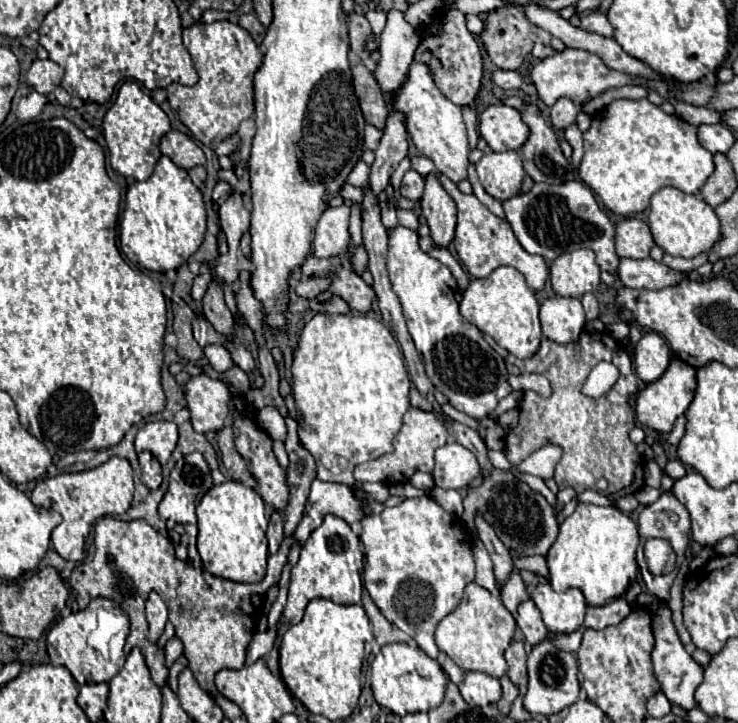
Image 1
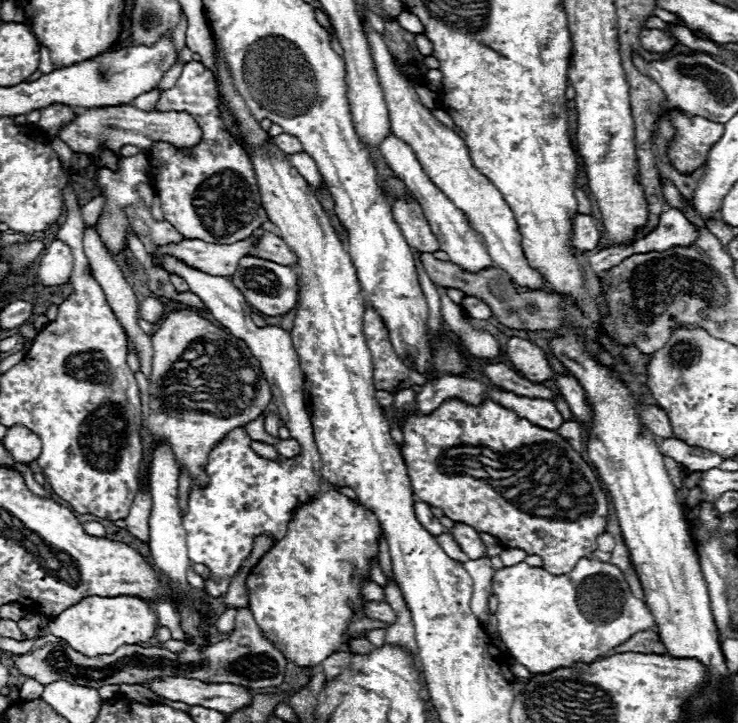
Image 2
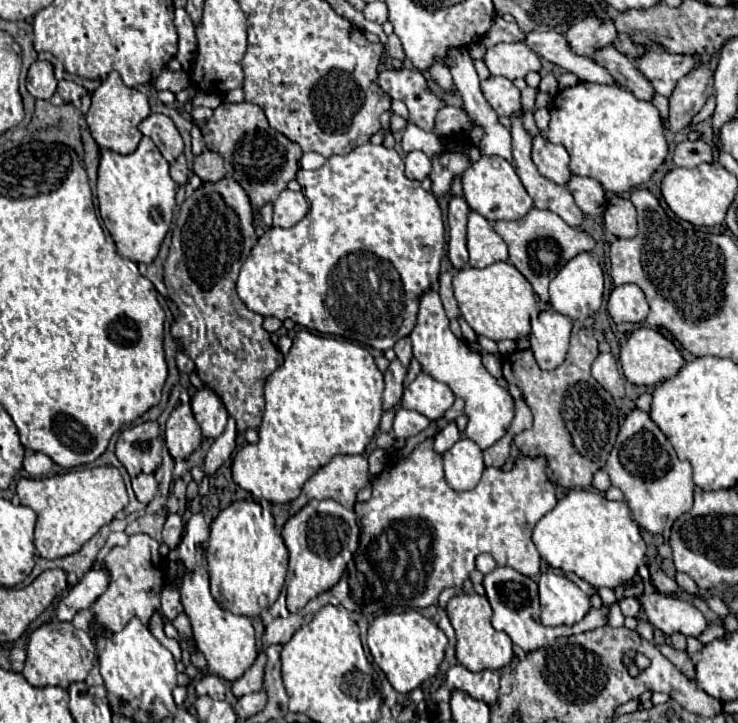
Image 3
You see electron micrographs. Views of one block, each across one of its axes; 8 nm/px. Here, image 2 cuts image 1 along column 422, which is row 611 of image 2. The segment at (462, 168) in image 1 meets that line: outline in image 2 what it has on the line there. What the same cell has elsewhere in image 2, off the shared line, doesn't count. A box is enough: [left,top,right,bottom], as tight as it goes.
[48,596,158,656]

